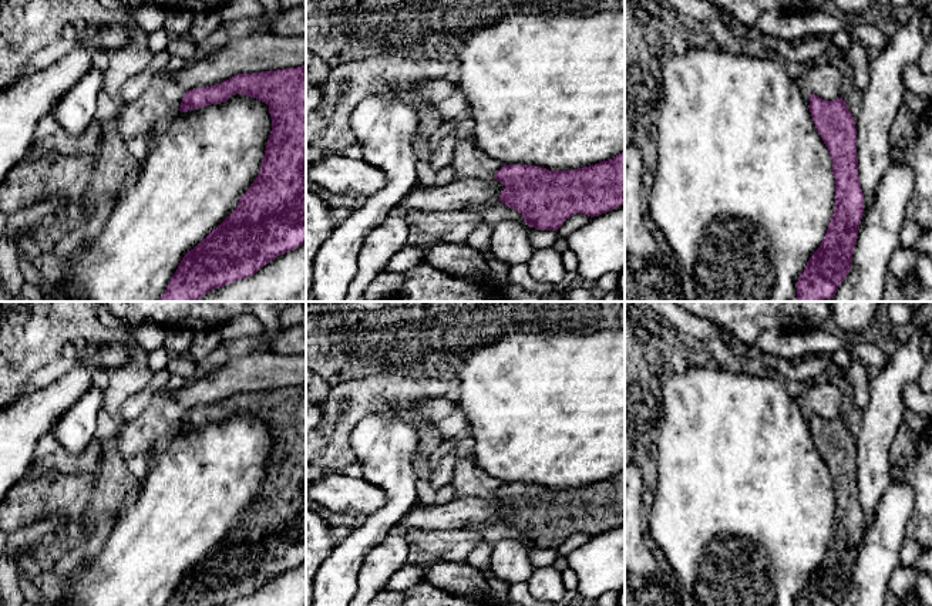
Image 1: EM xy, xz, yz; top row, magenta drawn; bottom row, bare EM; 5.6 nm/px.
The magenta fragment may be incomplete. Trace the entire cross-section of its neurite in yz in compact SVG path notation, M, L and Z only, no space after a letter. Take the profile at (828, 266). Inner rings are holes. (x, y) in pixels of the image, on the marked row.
M812 94L810 112L832 159L835 211L820 248L797 282L797 302L832 299L852 267L864 193L858 176L855 118L842 98L825 101Z

